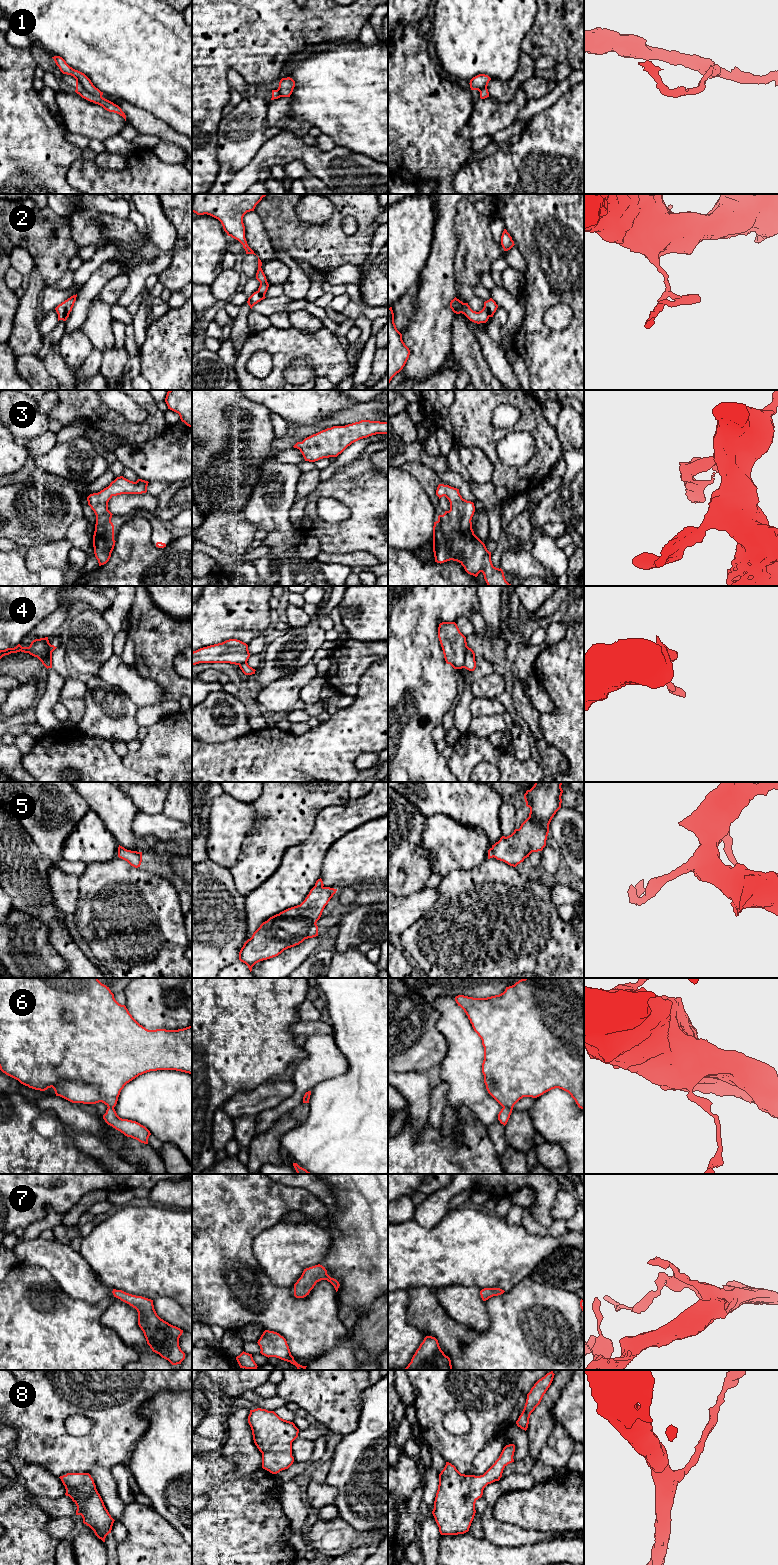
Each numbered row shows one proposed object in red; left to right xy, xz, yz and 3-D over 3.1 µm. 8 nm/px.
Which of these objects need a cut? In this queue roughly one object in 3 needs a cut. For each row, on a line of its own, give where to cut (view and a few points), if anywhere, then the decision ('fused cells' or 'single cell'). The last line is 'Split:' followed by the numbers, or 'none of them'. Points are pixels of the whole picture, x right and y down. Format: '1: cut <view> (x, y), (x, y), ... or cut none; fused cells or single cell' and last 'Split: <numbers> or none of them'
1: cut xy (76, 79), (87, 91), (101, 96); fused cells
2: cut none; single cell
3: cut none; single cell
4: cut xy (50, 644), (47, 650), (45, 666); fused cells
5: cut none; single cell
6: cut yz (503, 1106), (511, 1110); fused cells
7: cut none; single cell
8: cut none; single cell
Split: 1, 4, 6

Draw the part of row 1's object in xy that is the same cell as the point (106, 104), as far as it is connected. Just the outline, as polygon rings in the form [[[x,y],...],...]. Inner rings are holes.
[[[76,80],[76,90],[75,90],[75,92],[77,94],[79,94],[82,98],[102,106],[107,111],[119,114],[126,121],[126,115],[118,105],[116,105],[113,102],[103,98],[102,96],[100,96],[100,97],[95,96],[95,95],[87,92],[78,80]]]

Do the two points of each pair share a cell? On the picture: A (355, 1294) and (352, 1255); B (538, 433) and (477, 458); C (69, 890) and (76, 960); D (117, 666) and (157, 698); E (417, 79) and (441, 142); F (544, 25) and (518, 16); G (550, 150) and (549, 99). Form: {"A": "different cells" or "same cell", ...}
{"A": "same cell", "B": "different cells", "C": "different cells", "D": "same cell", "E": "same cell", "F": "different cells", "G": "different cells"}

